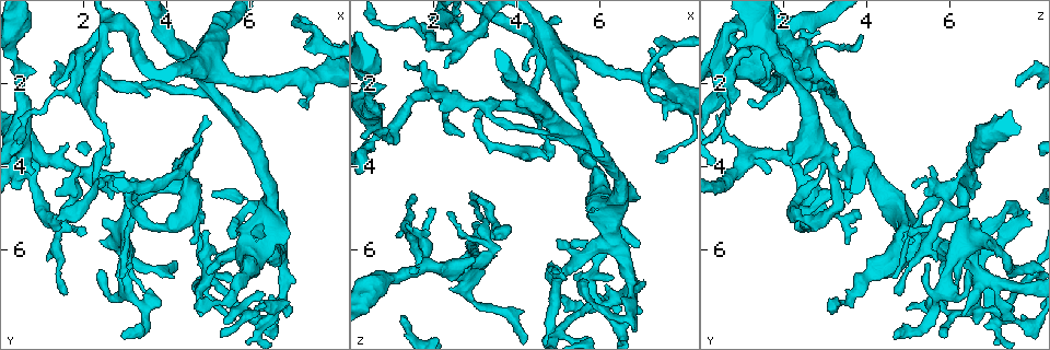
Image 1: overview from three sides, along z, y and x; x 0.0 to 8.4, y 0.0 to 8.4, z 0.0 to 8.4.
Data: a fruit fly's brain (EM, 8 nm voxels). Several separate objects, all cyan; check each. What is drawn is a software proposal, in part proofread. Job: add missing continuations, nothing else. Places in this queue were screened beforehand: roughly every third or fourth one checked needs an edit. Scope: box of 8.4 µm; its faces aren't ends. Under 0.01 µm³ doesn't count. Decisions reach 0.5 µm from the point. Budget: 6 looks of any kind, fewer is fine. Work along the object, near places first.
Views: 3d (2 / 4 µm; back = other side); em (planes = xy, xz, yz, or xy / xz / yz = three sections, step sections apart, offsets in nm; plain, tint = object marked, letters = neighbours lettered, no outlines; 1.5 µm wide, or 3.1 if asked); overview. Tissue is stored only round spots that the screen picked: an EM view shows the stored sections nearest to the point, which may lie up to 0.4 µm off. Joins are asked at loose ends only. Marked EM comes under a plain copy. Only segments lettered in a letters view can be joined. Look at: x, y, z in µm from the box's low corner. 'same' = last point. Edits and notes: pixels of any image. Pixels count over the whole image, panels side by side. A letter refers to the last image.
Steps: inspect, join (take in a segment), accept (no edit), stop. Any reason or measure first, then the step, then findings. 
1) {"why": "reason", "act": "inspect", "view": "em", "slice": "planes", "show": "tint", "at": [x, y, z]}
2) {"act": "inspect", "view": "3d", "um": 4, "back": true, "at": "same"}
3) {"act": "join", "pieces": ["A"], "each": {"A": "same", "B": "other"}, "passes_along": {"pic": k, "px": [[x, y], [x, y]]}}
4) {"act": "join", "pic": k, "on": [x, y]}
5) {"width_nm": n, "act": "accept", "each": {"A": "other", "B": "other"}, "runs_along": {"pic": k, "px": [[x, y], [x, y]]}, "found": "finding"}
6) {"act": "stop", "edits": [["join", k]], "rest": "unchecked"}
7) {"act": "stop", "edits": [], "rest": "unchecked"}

{"why": "an open end", "act": "inspect", "view": "3d", "um": 2, "at": [2.85, 6.65, 4.60]}

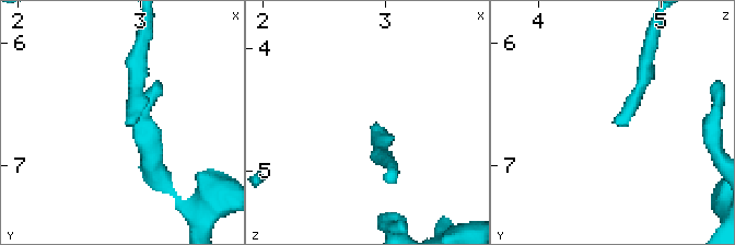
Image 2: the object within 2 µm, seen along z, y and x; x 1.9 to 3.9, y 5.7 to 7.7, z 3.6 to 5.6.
{"why": "need the tissue", "act": "inspect", "view": "em", "slice": "planes", "show": "letters", "at": [2.86, 6.64, 4.62]}

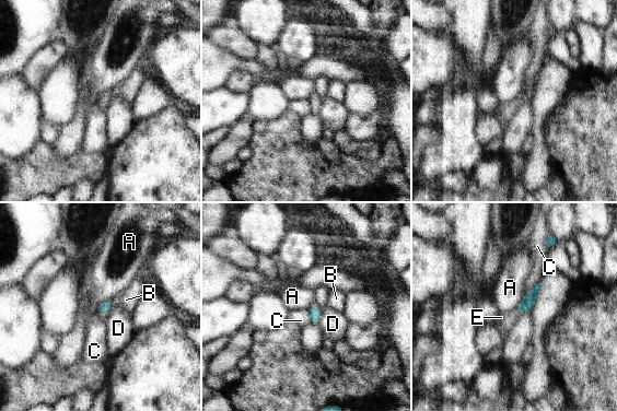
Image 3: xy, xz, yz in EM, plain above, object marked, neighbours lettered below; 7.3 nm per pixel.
{"act": "accept", "each": {"A": "other", "B": "other", "C": "other", "D": "other", "E": "other"}, "border": {"pic": 3, "px": [[109, 301], [104, 301], [96, 309]]}, "found": "no lettered segment goes on from it"}

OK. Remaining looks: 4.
{"why": "free end", "act": "inspect", "view": "3d", "um": 4, "at": [1.10, 6.30, 5.75]}

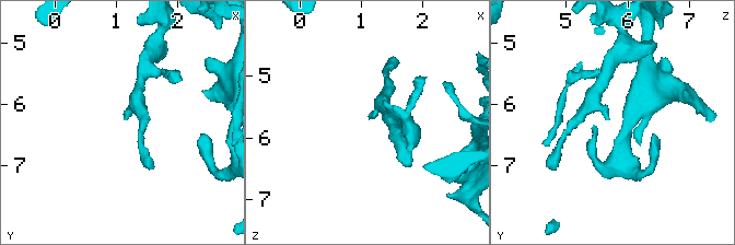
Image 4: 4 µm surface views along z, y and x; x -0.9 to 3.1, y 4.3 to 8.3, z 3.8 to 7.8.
{"arm_widths_nm": [200, 200], "why": "need the tissue", "act": "inspect", "view": "em", "slice": "xy", "step": 4, "show": "letters", "at": [1.15, 6.25, 5.65]}

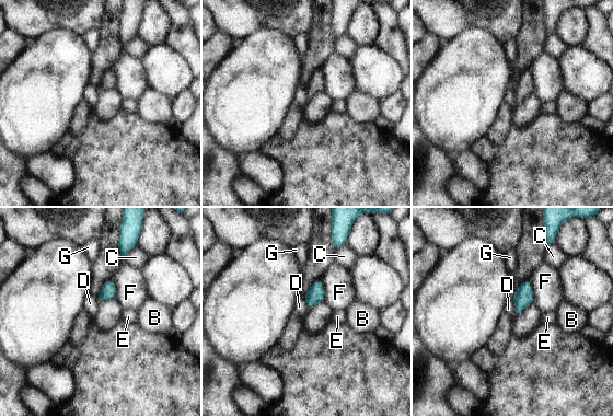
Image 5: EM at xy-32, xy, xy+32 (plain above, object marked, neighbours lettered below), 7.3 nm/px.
{"act": "accept", "each": {"B": "other", "C": "other", "D": "other", "E": "other", "F": "other", "G": "other"}, "border": {"pic": 5, "px": [[511, 297], [516, 313]]}, "found": "none of them fits"}

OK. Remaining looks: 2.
{"why": "an open end", "act": "inspect", "view": "3d", "um": 2, "at": [4.90, 5.50, 6.50]}

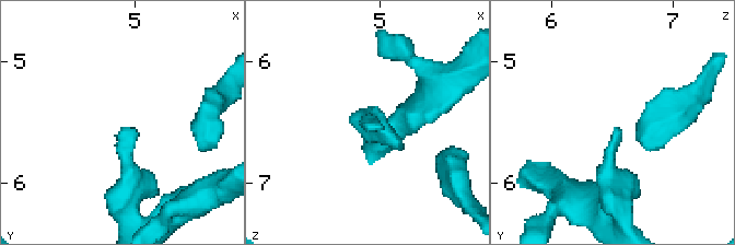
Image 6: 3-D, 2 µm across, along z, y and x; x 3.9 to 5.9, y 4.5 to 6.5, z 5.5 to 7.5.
{"act": "inspect", "view": "em", "slice": "planes", "show": "letters", "at": [4.92, 5.54, 6.54]}

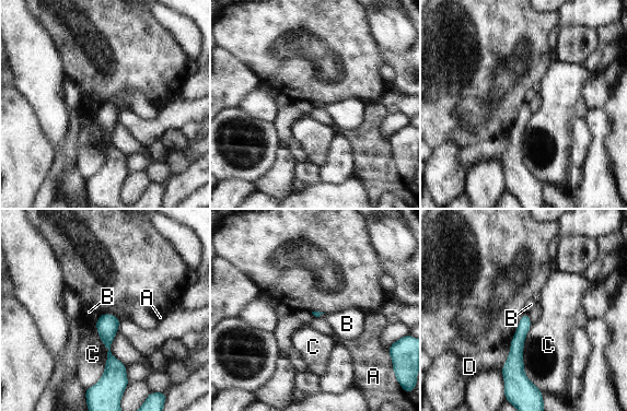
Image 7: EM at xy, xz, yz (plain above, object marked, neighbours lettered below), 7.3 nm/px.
{"act": "accept", "each": {"A": "other", "B": "other", "C": "other", "D": "other"}, "runs_along": {"pic": 7, "px": [[104, 316], [111, 357], [111, 379]]}, "found": "no lettered segment goes on from it"}

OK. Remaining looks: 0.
{"act": "stop", "edits": [], "rest": "unchecked"}

